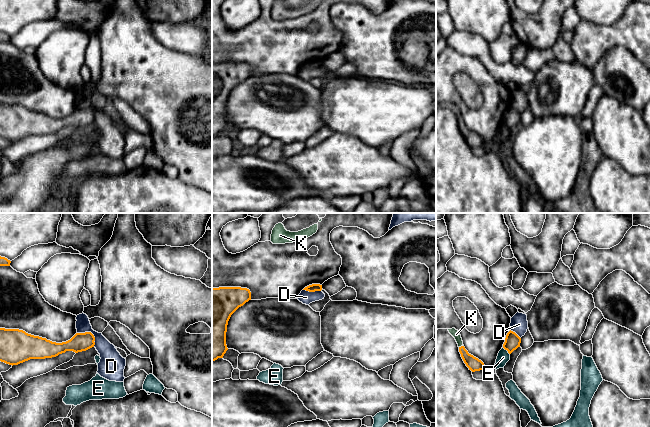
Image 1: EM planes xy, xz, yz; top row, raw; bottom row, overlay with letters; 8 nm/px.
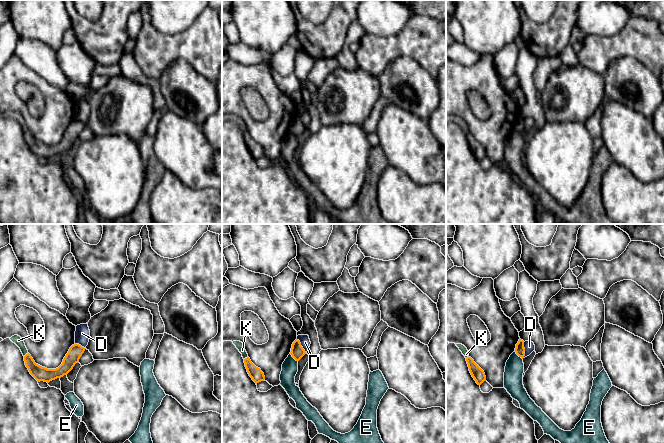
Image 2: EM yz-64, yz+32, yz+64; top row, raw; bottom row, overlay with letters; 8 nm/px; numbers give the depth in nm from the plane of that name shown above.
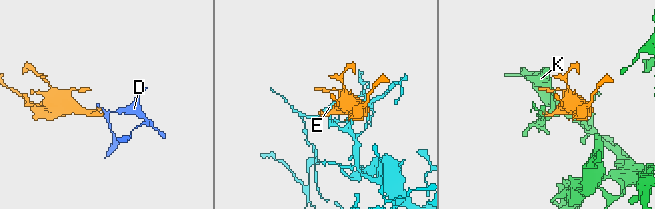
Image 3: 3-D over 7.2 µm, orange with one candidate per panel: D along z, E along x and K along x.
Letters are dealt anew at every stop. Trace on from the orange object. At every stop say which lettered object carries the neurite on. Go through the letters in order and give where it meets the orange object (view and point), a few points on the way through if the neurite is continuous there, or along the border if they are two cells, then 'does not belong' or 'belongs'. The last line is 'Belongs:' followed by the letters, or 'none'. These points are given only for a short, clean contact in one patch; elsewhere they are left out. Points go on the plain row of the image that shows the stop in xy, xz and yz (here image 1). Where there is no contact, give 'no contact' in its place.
D: xy (91, 109) | along xy (77, 108), (90, 108), (94, 113), (94, 122) | does not belong
E: yz (506, 125) | along yz (502, 123), (509, 130) | does not belong
K: yz (461, 122) | belongs
Belongs: K

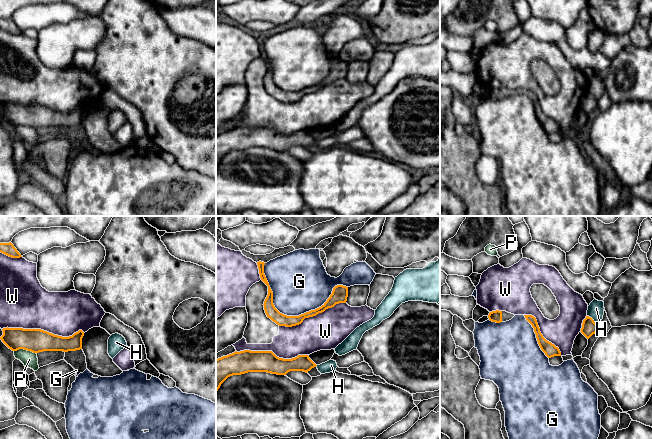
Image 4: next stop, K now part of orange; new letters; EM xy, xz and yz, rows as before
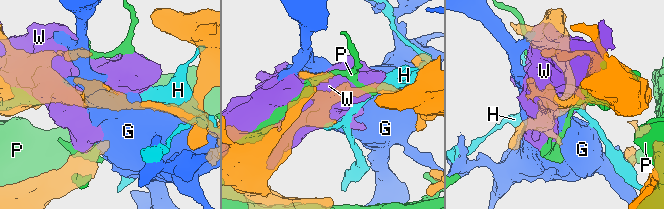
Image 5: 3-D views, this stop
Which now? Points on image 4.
G: xz (293, 92) | does not belong
H: yz (592, 95) | does not belong
P: xy (25, 125) | does not belong
W: xy (43, 106) | does not belong
Belongs: none

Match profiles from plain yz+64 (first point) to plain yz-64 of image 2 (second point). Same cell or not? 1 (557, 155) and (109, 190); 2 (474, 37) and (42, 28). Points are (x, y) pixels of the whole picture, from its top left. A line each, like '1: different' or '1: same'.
1: same
2: same

